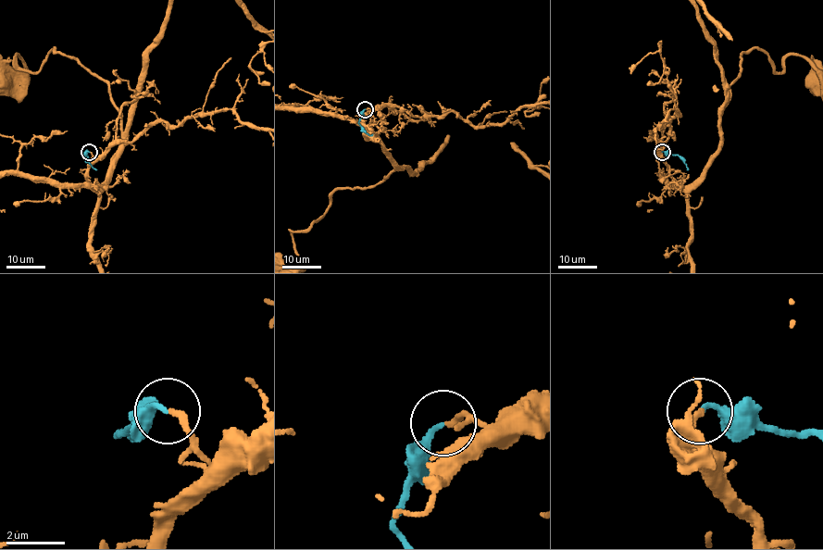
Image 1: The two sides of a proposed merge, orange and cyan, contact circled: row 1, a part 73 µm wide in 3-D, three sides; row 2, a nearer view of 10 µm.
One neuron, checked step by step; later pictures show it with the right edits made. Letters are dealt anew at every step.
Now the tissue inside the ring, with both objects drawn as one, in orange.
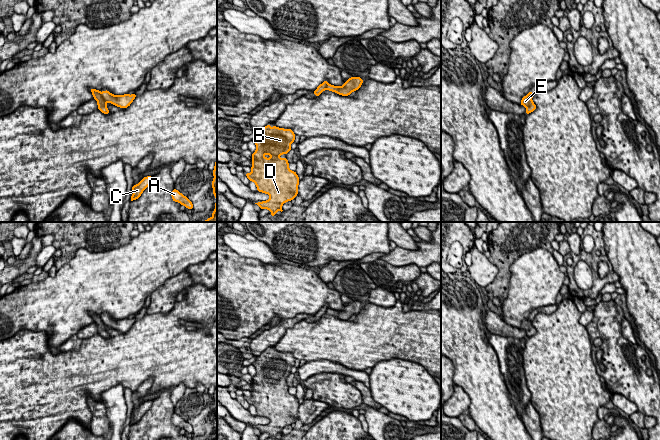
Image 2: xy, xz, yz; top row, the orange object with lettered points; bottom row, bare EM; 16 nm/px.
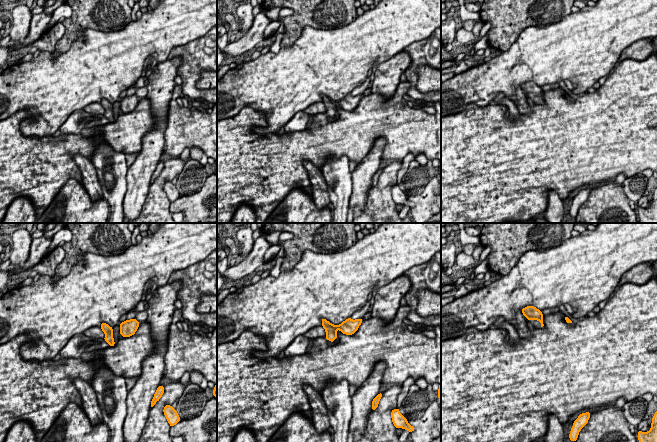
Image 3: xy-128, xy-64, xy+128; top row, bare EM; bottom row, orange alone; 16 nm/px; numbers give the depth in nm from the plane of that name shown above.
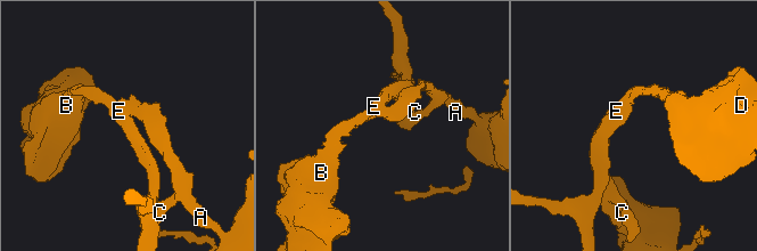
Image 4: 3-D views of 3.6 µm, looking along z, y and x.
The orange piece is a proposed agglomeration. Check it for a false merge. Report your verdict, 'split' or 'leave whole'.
split

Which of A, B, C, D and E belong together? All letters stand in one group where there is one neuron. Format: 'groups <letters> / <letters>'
groups A C / B D E

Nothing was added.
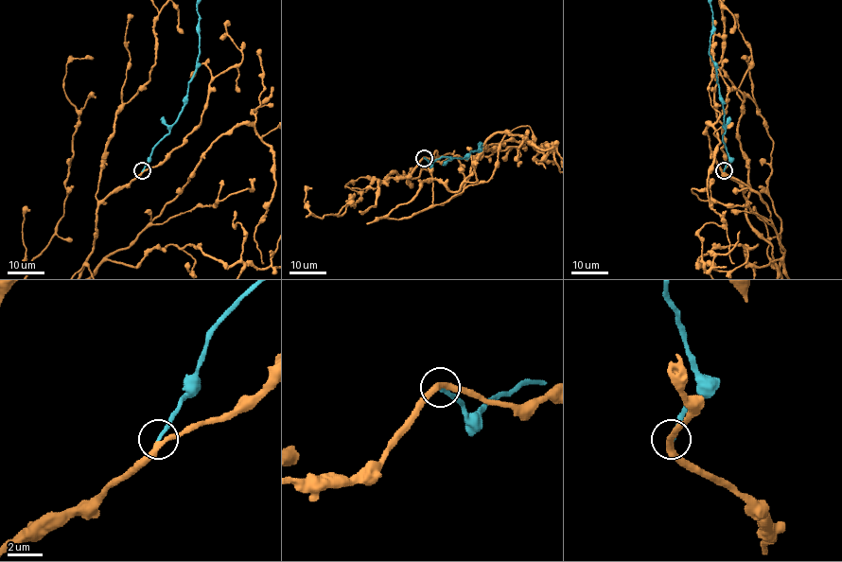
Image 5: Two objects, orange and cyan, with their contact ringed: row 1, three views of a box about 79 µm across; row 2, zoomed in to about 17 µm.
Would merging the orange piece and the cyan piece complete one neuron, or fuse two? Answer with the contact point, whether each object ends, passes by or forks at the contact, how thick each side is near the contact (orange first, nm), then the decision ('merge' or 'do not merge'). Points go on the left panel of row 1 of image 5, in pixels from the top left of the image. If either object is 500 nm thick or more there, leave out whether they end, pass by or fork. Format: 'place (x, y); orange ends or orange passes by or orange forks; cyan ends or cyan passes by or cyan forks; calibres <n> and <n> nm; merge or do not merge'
place (142, 170); orange passes by; cyan ends; calibres 320 and 260 nm; merge

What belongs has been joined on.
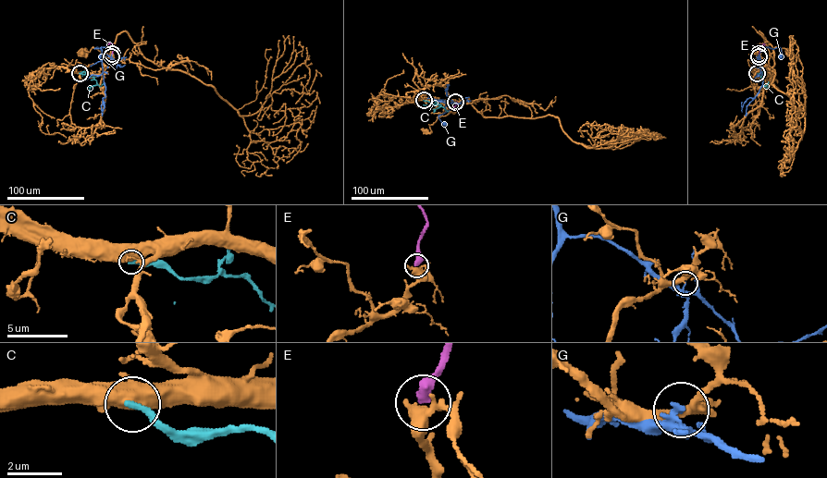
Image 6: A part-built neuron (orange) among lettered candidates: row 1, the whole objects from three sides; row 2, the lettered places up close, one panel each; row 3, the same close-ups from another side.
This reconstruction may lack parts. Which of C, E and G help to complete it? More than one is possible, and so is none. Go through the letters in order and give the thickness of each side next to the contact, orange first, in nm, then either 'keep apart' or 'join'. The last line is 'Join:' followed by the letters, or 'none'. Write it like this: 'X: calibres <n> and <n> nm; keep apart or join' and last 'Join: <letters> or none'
C: calibres 750 and 280 nm; keep apart
E: calibres 440 and 480 nm; keep apart
G: calibres 320 and 130 nm; keep apart
Join: none

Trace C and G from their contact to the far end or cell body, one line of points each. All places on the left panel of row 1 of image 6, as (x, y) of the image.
C: (79, 73), (96, 80), (97, 84), (89, 90)
G: (111, 56), (102, 55), (105, 87), (105, 96), (103, 98), (104, 107), (104, 102)

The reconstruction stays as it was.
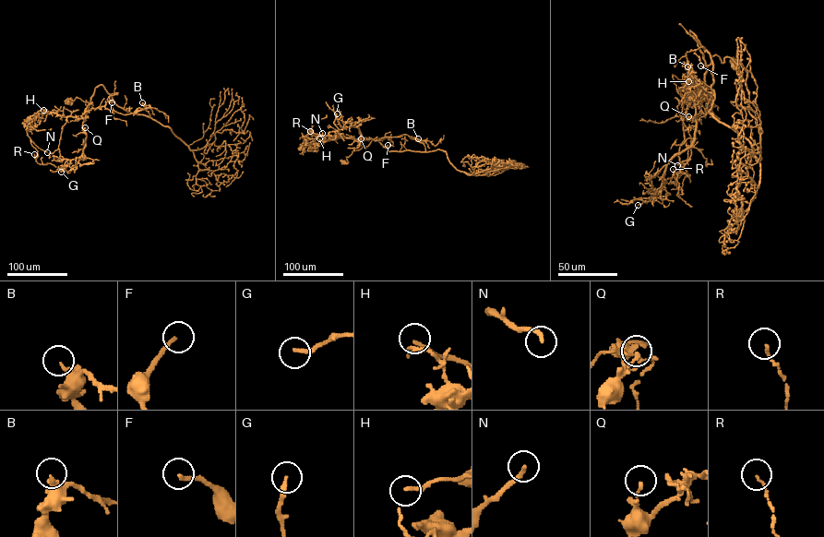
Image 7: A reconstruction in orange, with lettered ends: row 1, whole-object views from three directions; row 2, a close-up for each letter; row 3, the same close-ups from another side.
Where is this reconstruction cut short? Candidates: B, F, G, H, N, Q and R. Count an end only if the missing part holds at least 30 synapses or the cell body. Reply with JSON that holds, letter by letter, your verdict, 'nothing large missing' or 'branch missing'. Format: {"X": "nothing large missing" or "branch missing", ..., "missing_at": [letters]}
{"B": "nothing large missing", "F": "nothing large missing", "G": "nothing large missing", "H": "nothing large missing", "N": "nothing large missing", "Q": "nothing large missing", "R": "nothing large missing", "missing_at": []}

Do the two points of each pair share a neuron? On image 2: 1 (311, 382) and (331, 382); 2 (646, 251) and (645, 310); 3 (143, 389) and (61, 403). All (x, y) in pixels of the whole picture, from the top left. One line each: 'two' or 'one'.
1: one
2: one
3: two

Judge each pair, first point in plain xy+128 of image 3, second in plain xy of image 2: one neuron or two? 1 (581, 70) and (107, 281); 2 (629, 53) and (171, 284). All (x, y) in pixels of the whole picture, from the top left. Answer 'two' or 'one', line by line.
1: one
2: one

